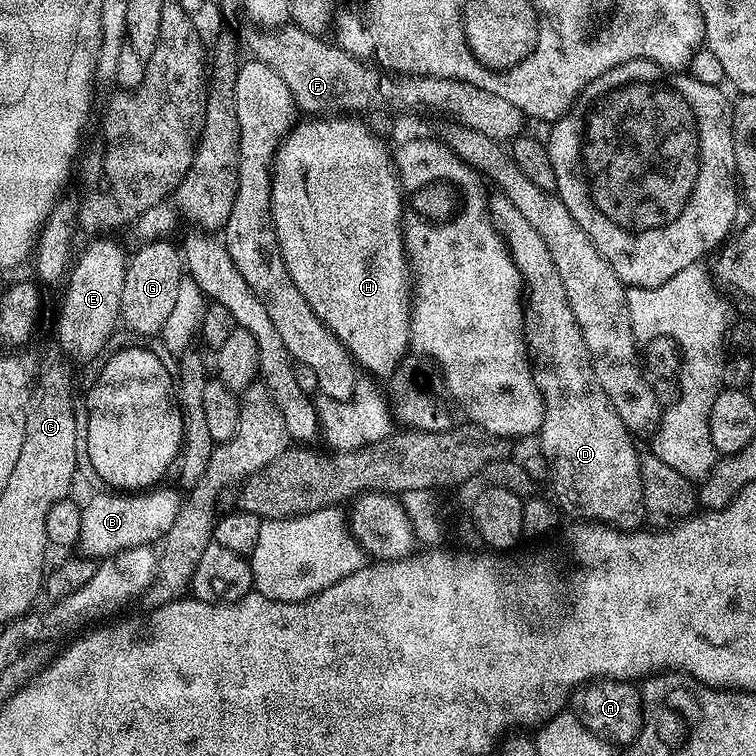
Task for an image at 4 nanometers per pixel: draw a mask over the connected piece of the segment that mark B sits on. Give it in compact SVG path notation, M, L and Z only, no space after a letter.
M156 486L135 494L108 494L96 496L82 508L82 526L78 537L78 548L83 555L93 558L113 556L122 550L146 548L163 541L164 535L174 526L182 496L175 487Z

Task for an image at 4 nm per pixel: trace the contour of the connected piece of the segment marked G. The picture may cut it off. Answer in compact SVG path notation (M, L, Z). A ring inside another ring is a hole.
M171 239L149 240L139 245L136 253L131 253L127 261L128 269L122 282L122 306L120 319L123 327L137 332L140 336L159 337L166 326L166 318L174 311L174 301L178 295L178 282L185 279L182 267L182 252L172 245Z

